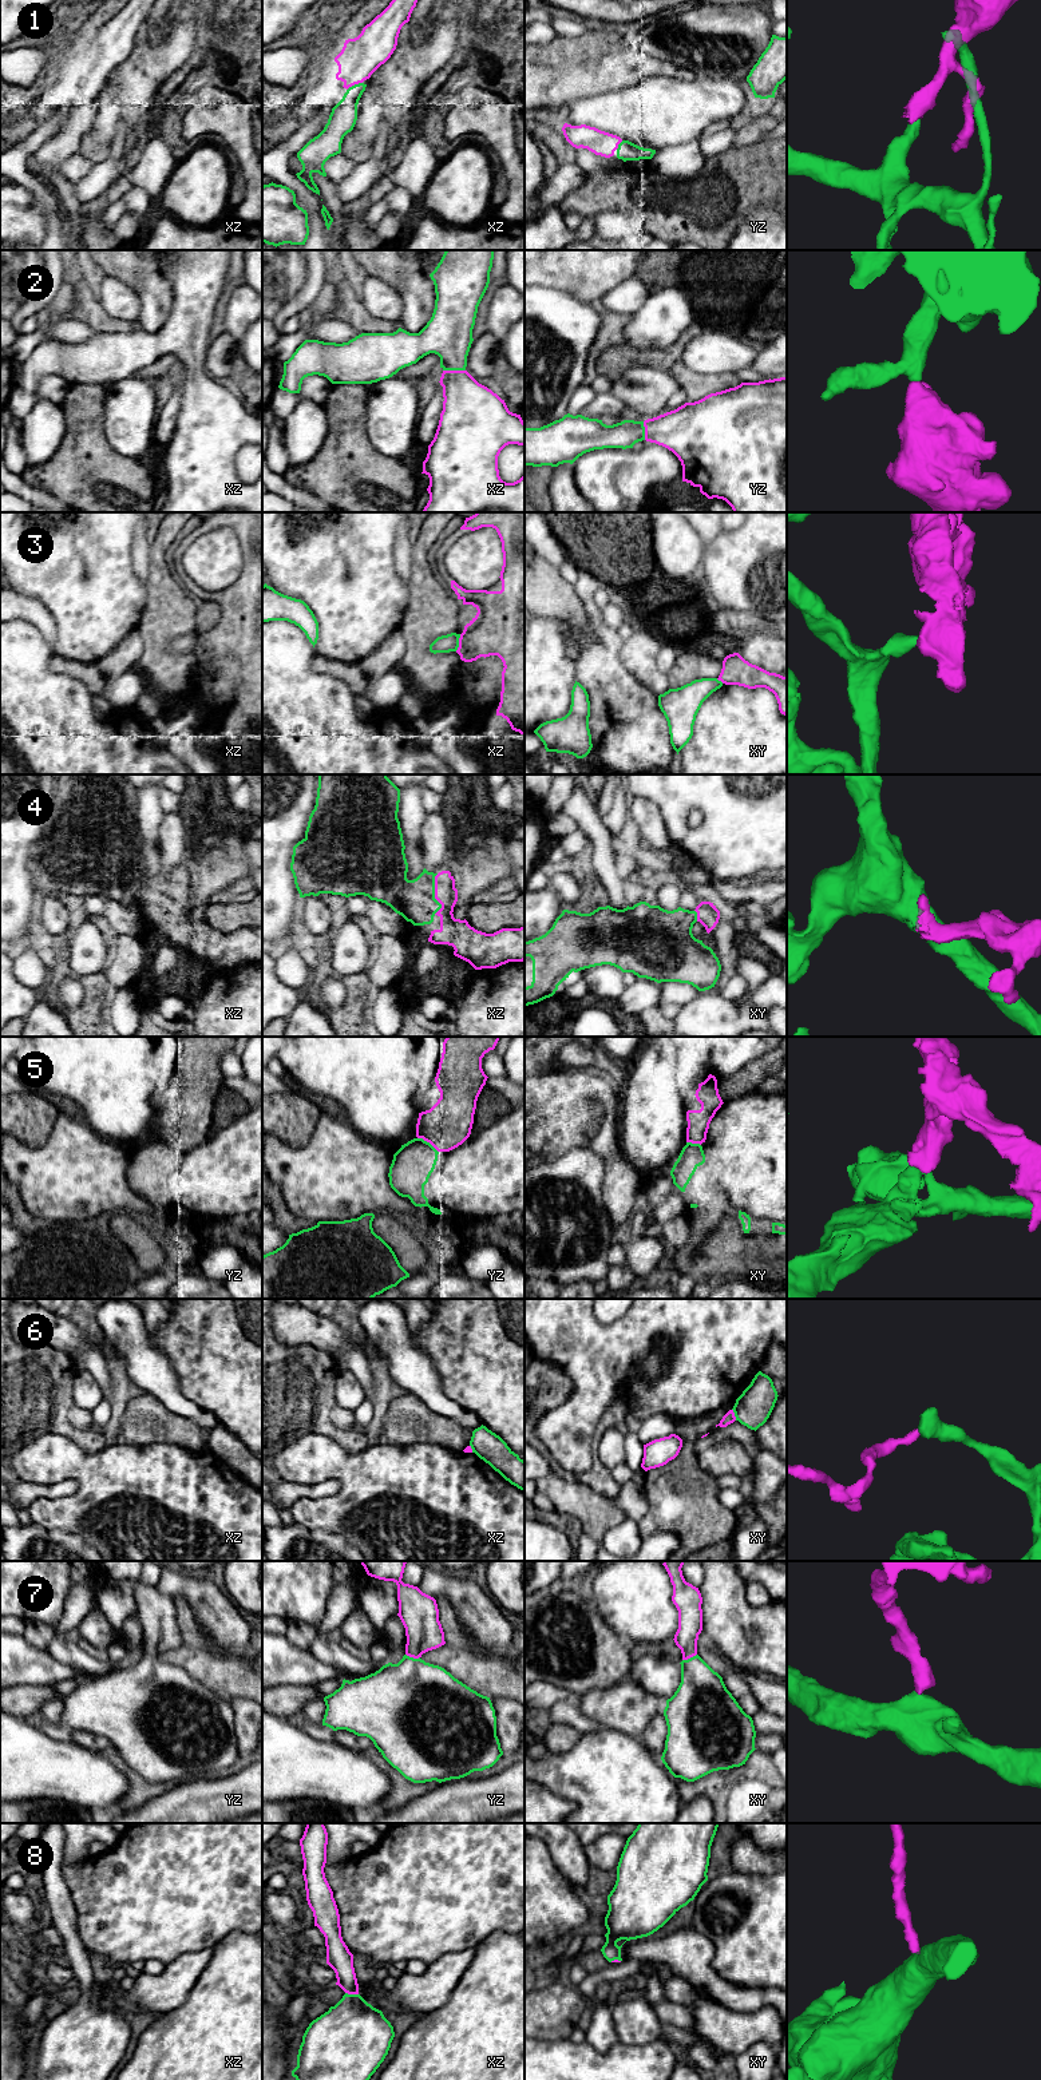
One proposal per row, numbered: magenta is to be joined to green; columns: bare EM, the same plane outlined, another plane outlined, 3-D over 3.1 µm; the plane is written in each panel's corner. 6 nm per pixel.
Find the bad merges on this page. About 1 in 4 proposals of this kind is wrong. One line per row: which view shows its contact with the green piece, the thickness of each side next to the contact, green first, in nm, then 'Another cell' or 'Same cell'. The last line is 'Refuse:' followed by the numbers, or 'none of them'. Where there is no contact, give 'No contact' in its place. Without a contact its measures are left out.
1: Touches green in xz. Thickness 160 nm (green) against 240 nm. Same cell
2: Touches green in xz. Thickness 280 nm (green) against 320 nm. Same cell
3: Touches green in xz. Thickness 110 nm (green) against 300 nm. Another cell
4: Touches green in xz. Thickness 240 nm (green) against 150 nm. Same cell
5: Touches green in yz. Thickness 240 nm (green) against 280 nm. Same cell
6: Touches green in xy. Thickness 220 nm (green) against 70 nm. Another cell
7: Touches green in yz. Thickness 480 nm (green) against 220 nm. Same cell
8: Touches green in xz. Thickness 420 nm (green) against 150 nm. Same cell
Refuse: 3, 6

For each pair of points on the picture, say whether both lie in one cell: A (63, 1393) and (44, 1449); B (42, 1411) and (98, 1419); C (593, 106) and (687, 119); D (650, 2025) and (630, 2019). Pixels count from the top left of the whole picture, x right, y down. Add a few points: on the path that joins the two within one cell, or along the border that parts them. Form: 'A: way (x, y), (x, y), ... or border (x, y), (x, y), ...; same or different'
A: border (78, 1445), (60, 1434), (46, 1433), (23, 1447); different
B: border (91, 1426), (102, 1431); different
C: way (616, 113), (664, 113); same
D: way (645, 2025), (640, 2025), (636, 2021); same

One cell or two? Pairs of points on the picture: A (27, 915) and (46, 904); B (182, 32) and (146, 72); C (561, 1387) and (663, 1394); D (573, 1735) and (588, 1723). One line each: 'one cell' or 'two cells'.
A: two cells
B: one cell
C: two cells
D: two cells

